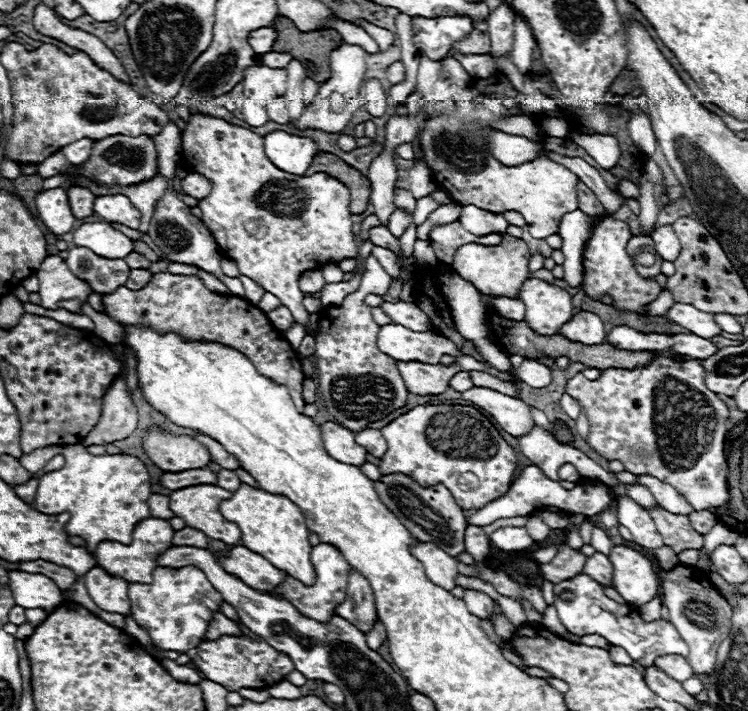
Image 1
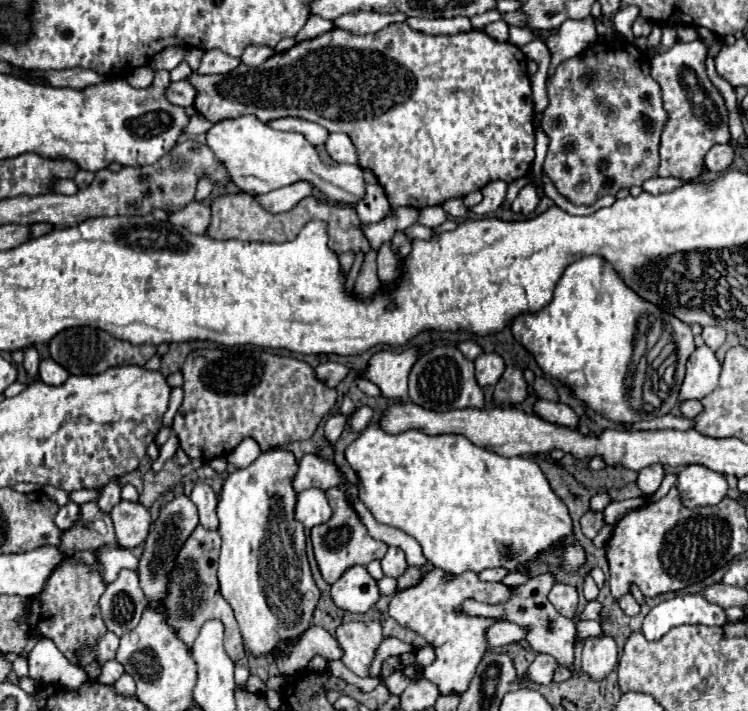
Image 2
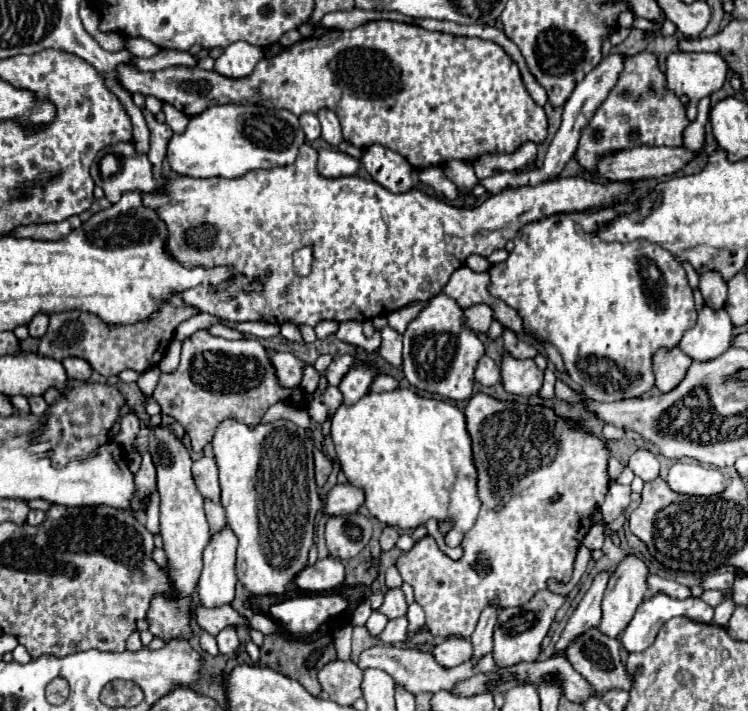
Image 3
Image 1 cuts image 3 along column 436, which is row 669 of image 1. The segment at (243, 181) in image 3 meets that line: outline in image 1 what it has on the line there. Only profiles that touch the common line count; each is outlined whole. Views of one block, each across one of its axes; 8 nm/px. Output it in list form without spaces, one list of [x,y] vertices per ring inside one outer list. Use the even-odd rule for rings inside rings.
[[[220,636],[218,640],[202,640],[186,654],[204,678],[222,684],[228,692],[238,692],[240,688],[266,688],[268,684],[284,680],[284,676],[294,670],[292,660],[288,660],[288,656],[276,652],[264,640],[248,640],[244,636]]]

